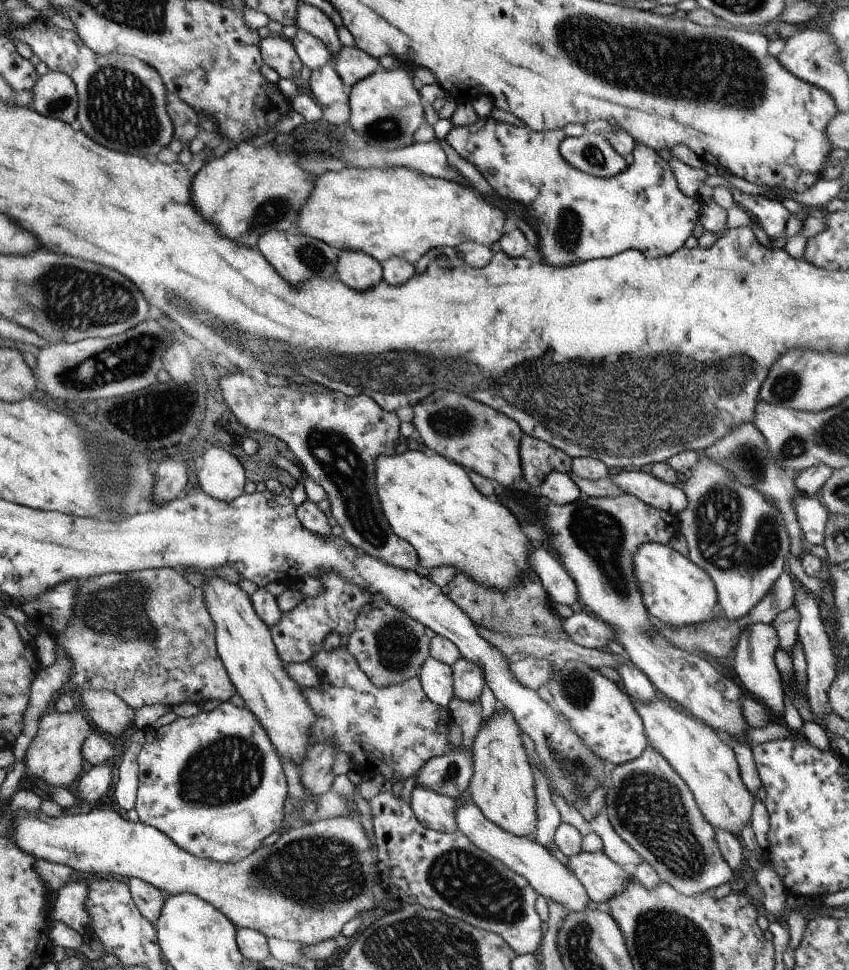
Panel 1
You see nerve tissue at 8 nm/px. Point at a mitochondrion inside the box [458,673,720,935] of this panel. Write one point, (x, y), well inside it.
(648, 805)

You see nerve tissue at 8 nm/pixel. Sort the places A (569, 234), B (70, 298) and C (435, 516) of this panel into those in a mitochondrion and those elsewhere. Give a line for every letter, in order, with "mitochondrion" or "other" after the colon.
A: mitochondrion
B: mitochondrion
C: other

